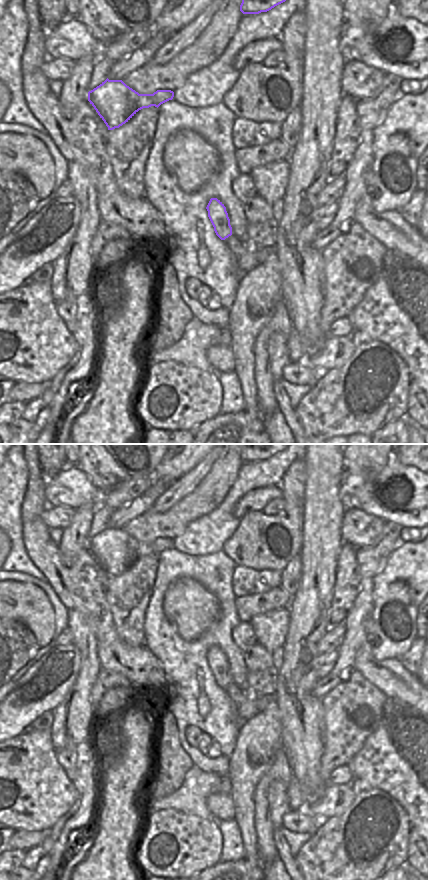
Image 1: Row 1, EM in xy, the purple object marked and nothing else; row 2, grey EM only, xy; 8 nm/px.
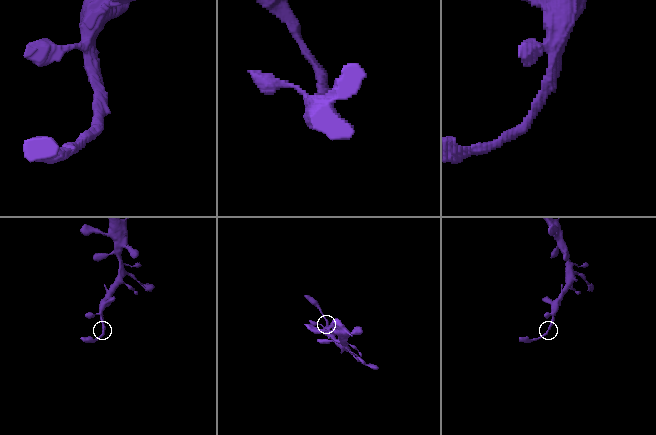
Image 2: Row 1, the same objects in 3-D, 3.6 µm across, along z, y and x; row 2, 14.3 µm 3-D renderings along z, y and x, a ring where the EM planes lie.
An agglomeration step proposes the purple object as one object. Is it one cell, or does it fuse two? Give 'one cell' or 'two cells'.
one cell

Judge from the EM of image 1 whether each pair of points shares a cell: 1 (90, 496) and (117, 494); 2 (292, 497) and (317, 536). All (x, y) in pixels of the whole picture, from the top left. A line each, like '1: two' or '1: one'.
1: two
2: two

